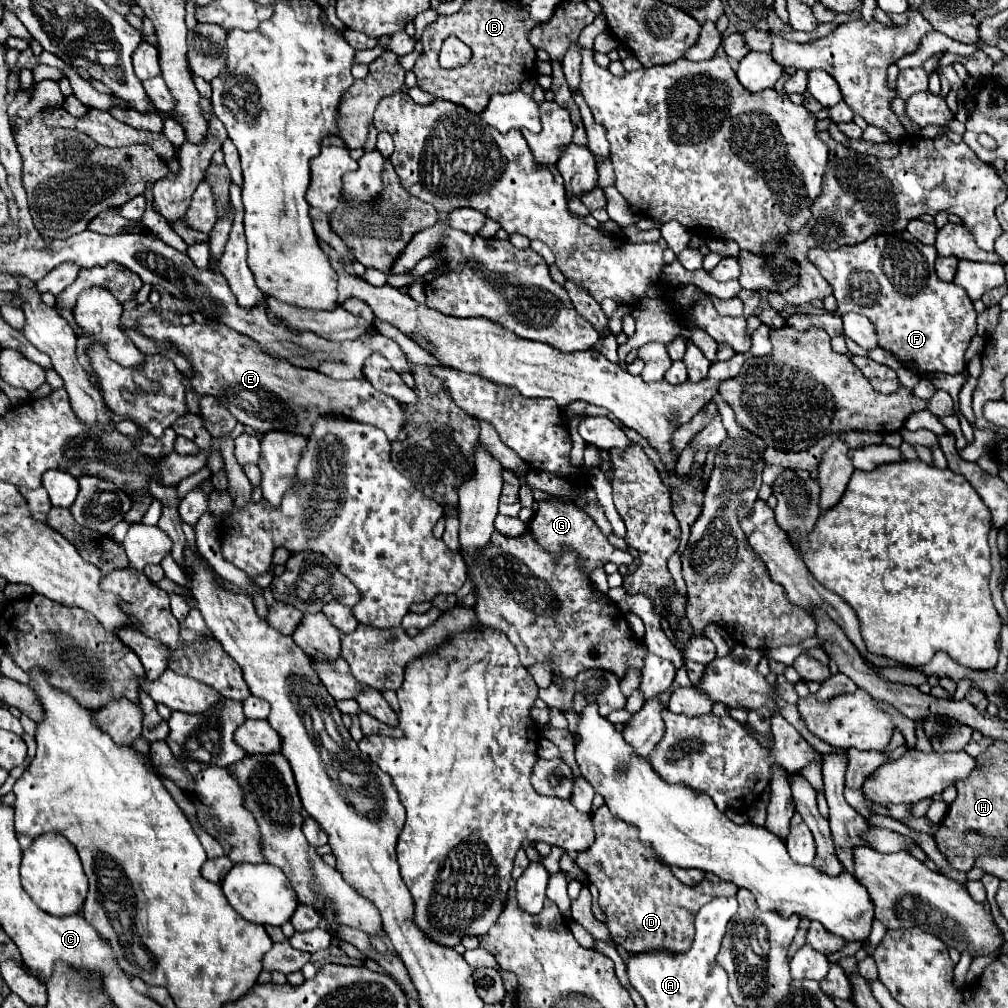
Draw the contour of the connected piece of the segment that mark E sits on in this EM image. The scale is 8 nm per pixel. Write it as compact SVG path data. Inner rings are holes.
M145 315L139 319L139 329L153 339L173 341L191 361L195 377L191 385L197 393L215 395L241 423L253 427L257 433L289 431L309 437L313 423L325 415L341 415L359 423L369 423L385 431L389 439L397 439L401 427L407 423L405 407L379 393L367 379L361 381L333 381L319 371L293 367L285 359L265 355L253 339L239 335L223 323L213 325L173 325L159 315Z

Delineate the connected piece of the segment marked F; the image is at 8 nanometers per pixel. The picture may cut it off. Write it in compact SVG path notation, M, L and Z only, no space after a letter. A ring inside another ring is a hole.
M909 231L875 235L865 243L837 251L811 249L809 259L831 283L837 311L865 315L877 331L879 347L893 353L915 375L965 371L965 351L977 333L975 309L963 287L937 279L933 245L917 241Z

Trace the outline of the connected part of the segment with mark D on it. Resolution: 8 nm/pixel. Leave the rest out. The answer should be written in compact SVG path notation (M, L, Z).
M605 805L593 813L593 825L597 839L585 853L577 855L577 865L599 889L597 905L607 917L605 925L613 943L629 953L649 949L687 951L693 941L695 913L717 895L729 897L737 893L733 883L725 883L723 879L717 879L717 875L707 873L703 881L693 887L681 885L671 869L657 859L653 849L637 839L637 829L617 819Z

